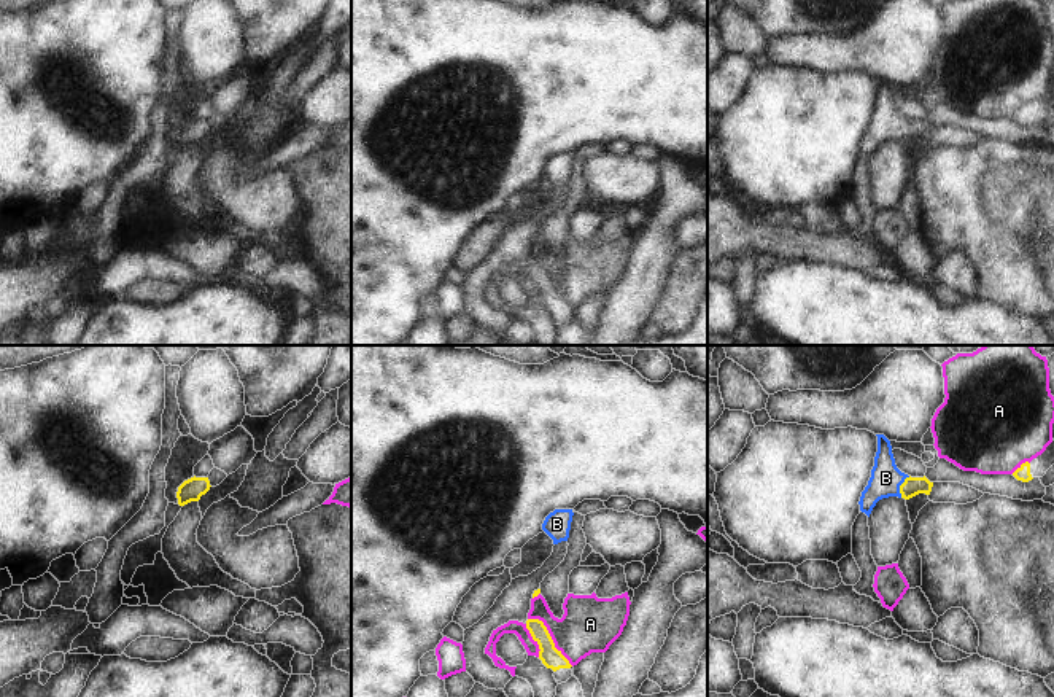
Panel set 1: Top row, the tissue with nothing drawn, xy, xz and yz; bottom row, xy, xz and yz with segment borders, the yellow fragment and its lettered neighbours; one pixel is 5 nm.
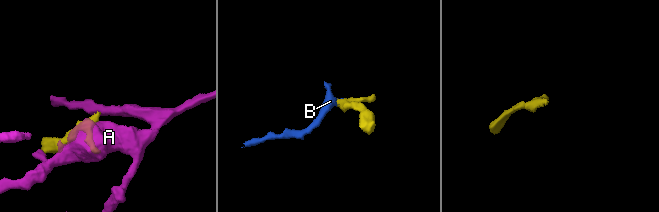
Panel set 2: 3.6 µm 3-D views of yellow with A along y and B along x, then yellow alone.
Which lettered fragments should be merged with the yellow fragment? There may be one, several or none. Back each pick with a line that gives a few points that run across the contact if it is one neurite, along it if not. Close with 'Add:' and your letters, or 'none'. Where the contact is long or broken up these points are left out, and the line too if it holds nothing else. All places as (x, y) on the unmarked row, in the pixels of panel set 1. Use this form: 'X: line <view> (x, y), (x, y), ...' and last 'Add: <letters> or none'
B: line yz (913, 129), (900, 129), (886, 121)
Add: B

